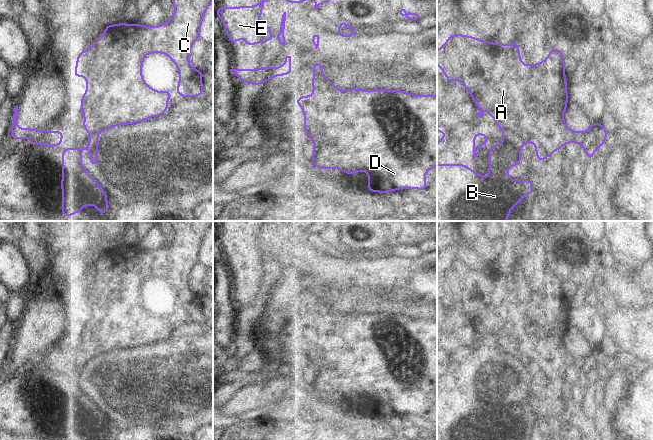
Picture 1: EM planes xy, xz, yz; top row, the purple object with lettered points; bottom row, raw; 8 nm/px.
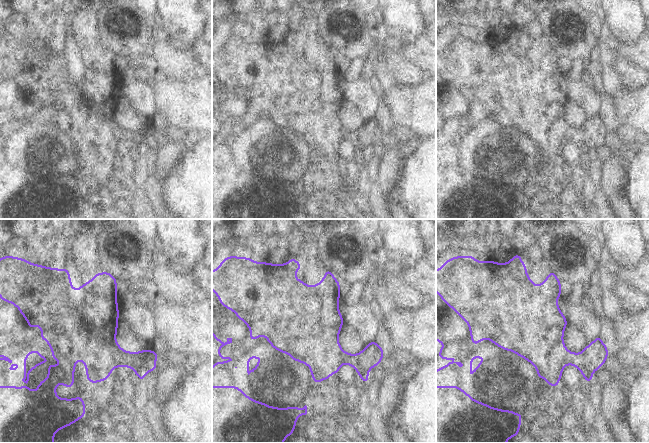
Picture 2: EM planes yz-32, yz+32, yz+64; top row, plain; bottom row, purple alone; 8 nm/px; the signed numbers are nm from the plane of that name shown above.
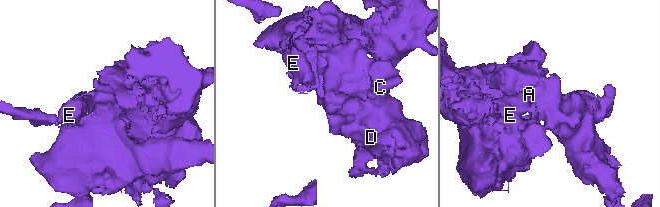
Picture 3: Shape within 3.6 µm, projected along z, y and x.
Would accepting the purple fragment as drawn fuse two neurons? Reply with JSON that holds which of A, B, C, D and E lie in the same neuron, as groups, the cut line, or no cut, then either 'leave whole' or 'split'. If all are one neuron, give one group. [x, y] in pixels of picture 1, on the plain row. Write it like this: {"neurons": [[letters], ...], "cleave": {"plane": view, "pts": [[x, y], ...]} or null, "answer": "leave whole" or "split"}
{"neurons": [["A", "C", "D"], ["B", "E"]], "cleave": {"plane": "yz", "pts": [[503, 352], [519, 357], [524, 365]]}, "answer": "split"}

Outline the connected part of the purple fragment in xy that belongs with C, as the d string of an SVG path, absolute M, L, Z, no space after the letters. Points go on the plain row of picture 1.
M171 221L171 223L174 229L175 235L172 242L168 246L164 246L163 248L159 250L153 250L153 251L145 250L142 248L128 248L128 247L106 249L104 253L104 258L94 268L92 268L90 272L87 272L84 275L78 277L78 281L76 283L74 301L79 302L81 300L84 300L86 303L86 316L83 318L83 320L80 323L81 336L83 337L83 340L84 340L84 346L82 350L85 355L89 357L100 357L104 354L112 353L118 349L128 349L128 348L135 348L138 346L144 346L144 345L147 345L150 341L162 341L164 338L164 335L168 334L170 330L173 329L172 326L169 329L166 328L166 326L170 323L172 315L163 314L159 316L145 307L144 302L142 300L142 289L143 289L145 280L147 278L153 278L153 277L165 278L166 280L170 282L172 286L175 287L176 291L178 292L179 301L180 301L178 305L178 311L176 313L177 319L180 319L184 322L189 322L189 321L199 321L204 317L204 312L202 309L202 302L204 298L202 295L197 294L196 292L190 289L189 280L191 279L192 268L200 262L202 244L204 242L204 239L209 229L213 226L213 221Z

